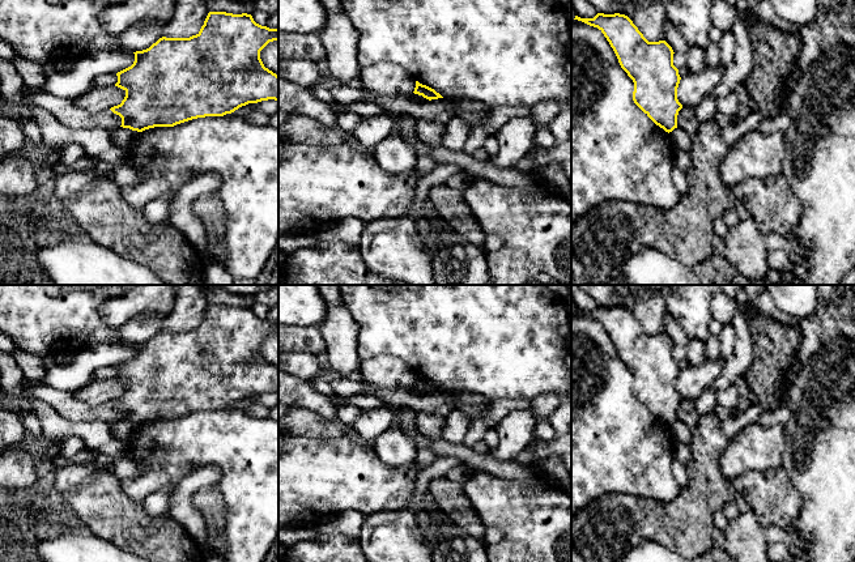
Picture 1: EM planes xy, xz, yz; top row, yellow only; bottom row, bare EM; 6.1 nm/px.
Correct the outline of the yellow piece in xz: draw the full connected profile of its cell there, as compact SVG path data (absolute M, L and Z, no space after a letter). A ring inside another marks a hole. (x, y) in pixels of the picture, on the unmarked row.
M416 374L416 380L414 380L414 387L422 388L424 391L431 393L431 392L438 392L438 391L443 391L439 386L437 386L434 382L420 376L418 374Z

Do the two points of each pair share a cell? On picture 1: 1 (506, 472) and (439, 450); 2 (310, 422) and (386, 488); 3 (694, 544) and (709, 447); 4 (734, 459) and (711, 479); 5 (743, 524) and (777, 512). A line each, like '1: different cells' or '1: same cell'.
1: same cell
2: different cells
3: same cell
4: different cells
5: different cells

